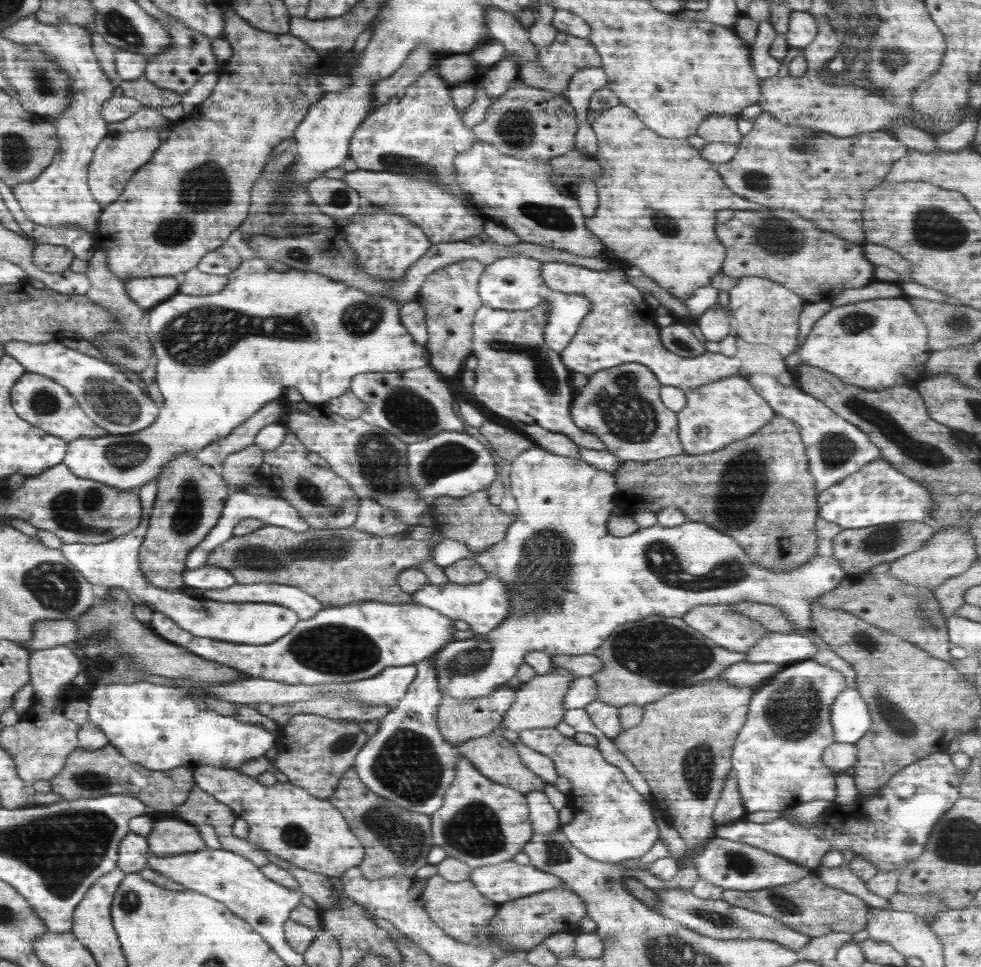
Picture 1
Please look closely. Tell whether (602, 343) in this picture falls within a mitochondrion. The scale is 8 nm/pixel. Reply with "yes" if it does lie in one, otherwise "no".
no

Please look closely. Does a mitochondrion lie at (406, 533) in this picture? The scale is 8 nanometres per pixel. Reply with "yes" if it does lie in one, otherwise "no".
no

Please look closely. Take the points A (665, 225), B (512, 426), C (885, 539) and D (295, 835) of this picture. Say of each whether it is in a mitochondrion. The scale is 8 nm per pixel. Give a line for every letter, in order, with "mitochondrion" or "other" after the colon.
A: mitochondrion
B: other
C: mitochondrion
D: mitochondrion

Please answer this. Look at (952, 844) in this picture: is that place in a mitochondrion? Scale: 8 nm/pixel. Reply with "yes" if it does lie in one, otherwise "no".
yes

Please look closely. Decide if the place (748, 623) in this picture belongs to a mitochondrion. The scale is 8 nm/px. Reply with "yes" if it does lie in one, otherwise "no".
no

